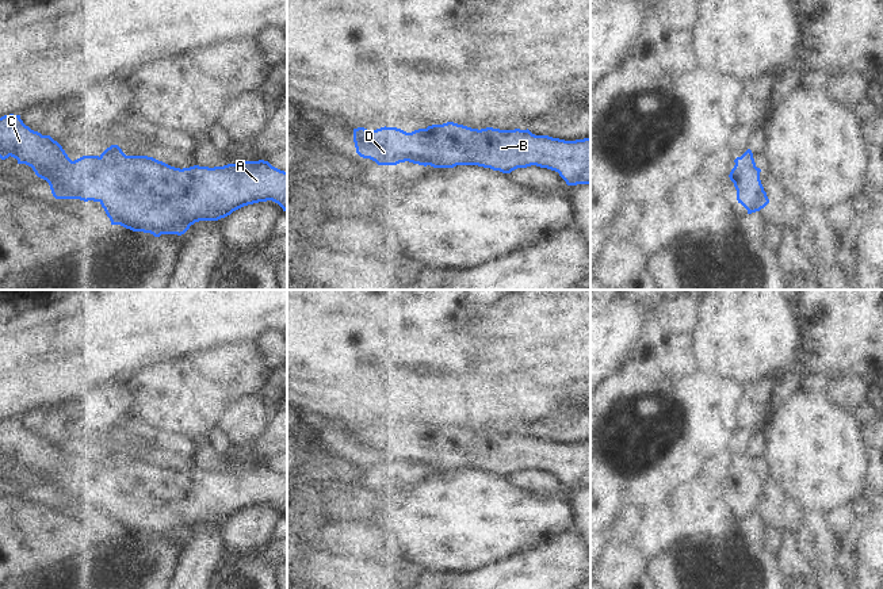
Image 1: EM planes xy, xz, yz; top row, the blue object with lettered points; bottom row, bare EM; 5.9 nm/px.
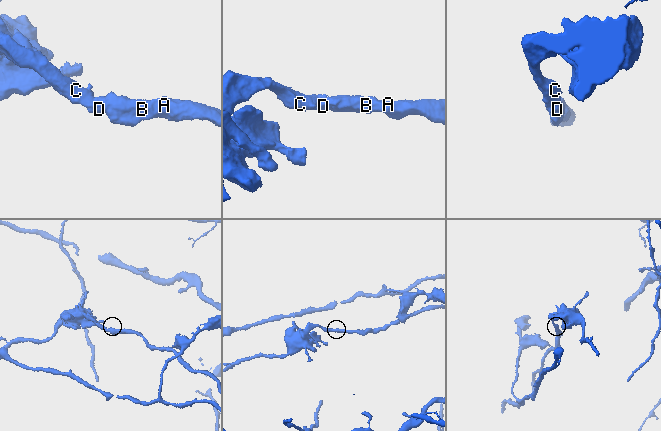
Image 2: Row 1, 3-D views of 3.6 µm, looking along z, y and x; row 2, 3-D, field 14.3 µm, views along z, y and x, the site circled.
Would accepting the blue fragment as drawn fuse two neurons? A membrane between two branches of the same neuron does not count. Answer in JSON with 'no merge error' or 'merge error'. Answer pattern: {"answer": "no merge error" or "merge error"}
{"answer": "no merge error"}

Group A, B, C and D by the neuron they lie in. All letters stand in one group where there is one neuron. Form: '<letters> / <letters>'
A B C D

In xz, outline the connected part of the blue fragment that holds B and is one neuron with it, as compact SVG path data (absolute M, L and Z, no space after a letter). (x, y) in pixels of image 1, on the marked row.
M447 122L412 133L386 126L376 130L358 127L353 129L353 142L360 157L370 158L378 165L397 165L405 161L433 168L478 165L502 173L536 165L558 172L567 186L590 184L590 138L565 141L548 135L535 135L528 129L486 127L478 130Z

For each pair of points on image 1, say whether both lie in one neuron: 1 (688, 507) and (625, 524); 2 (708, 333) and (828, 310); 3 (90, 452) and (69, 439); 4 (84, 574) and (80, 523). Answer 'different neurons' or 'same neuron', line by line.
1: same neuron
2: different neurons
3: same neuron
4: different neurons

